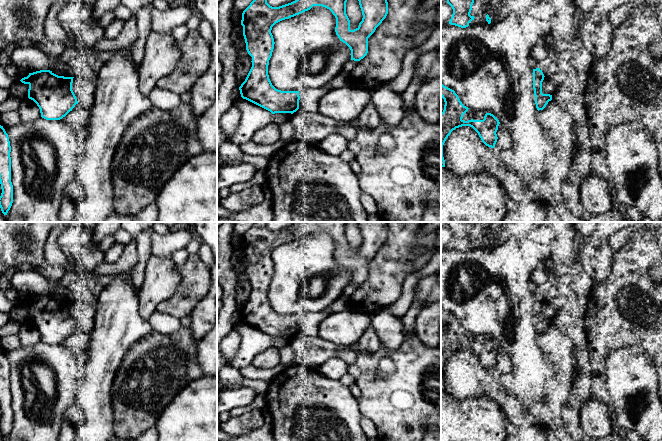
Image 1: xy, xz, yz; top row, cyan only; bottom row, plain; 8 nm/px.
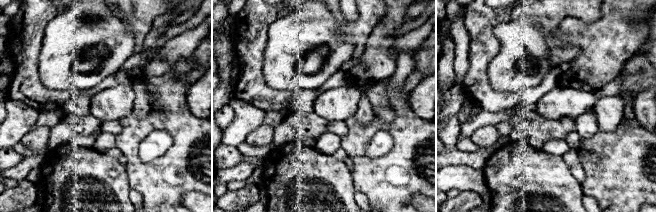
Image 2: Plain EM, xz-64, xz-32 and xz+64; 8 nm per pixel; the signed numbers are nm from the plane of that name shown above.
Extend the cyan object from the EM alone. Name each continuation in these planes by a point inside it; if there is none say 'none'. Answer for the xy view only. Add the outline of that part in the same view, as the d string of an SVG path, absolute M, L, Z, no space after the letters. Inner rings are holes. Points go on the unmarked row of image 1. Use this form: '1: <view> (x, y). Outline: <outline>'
none

